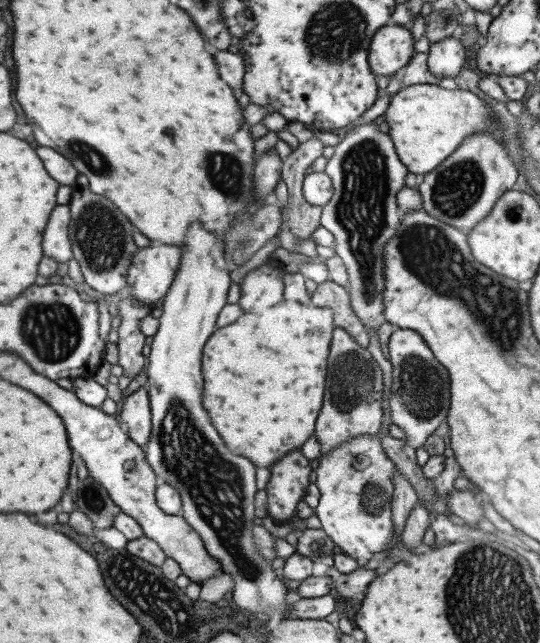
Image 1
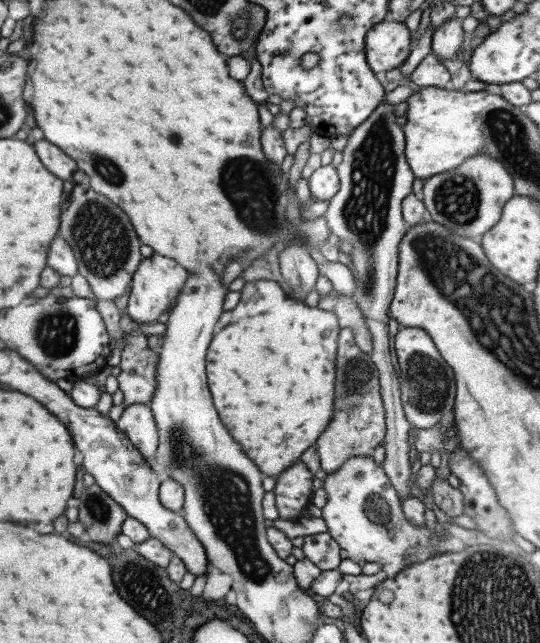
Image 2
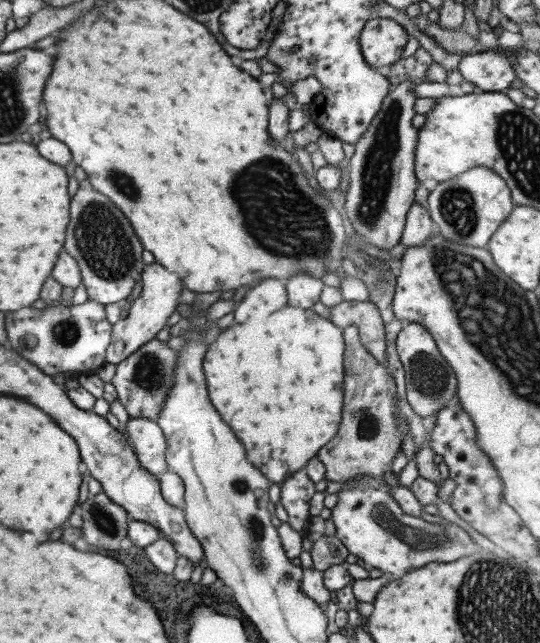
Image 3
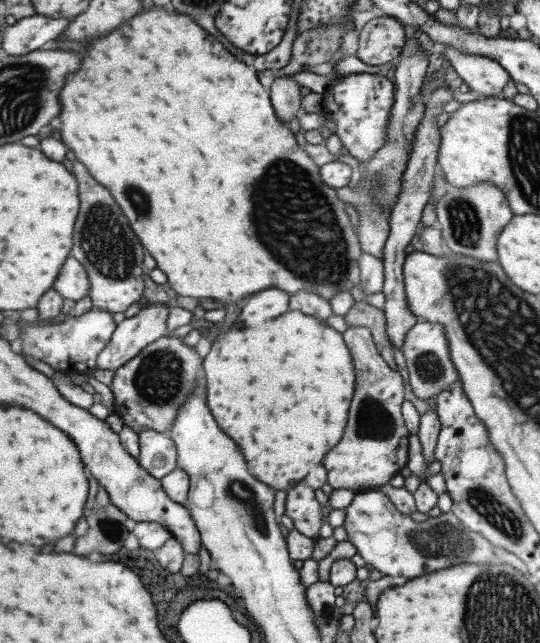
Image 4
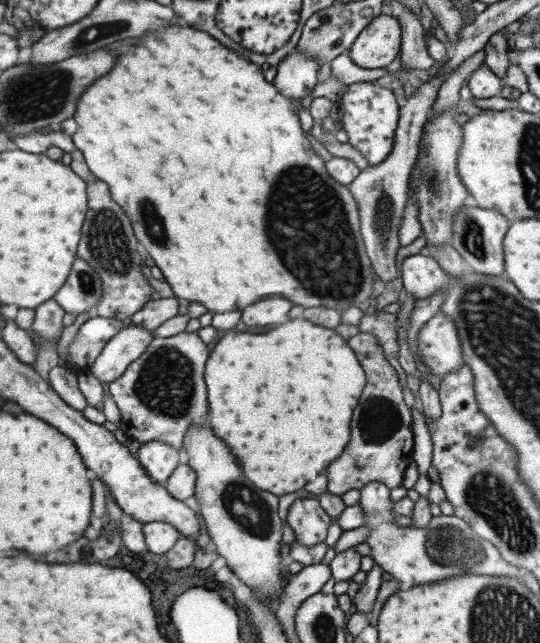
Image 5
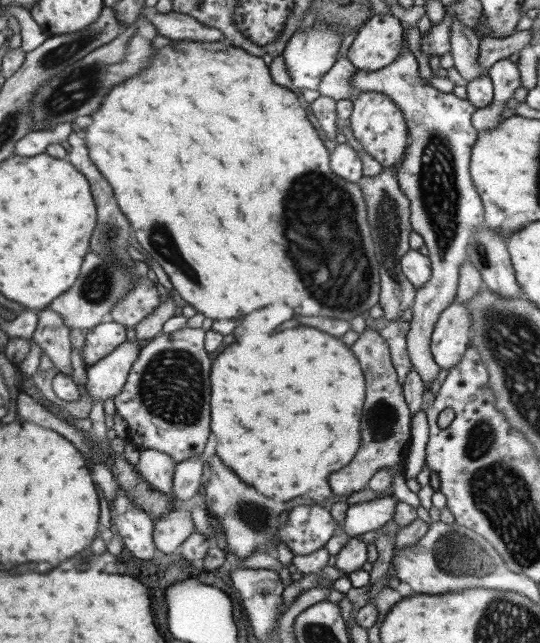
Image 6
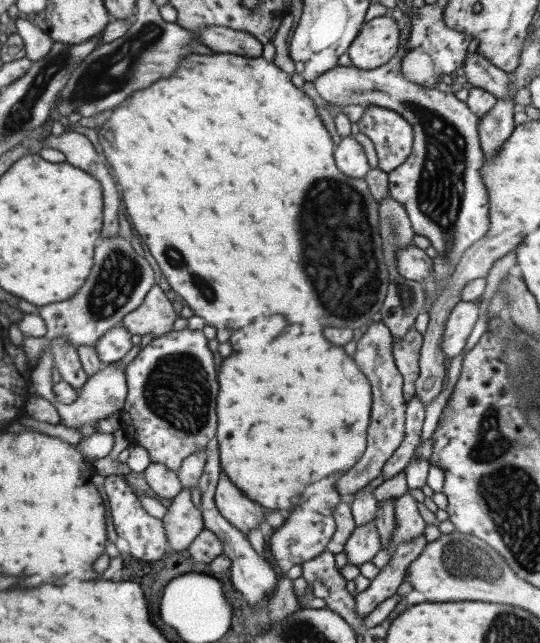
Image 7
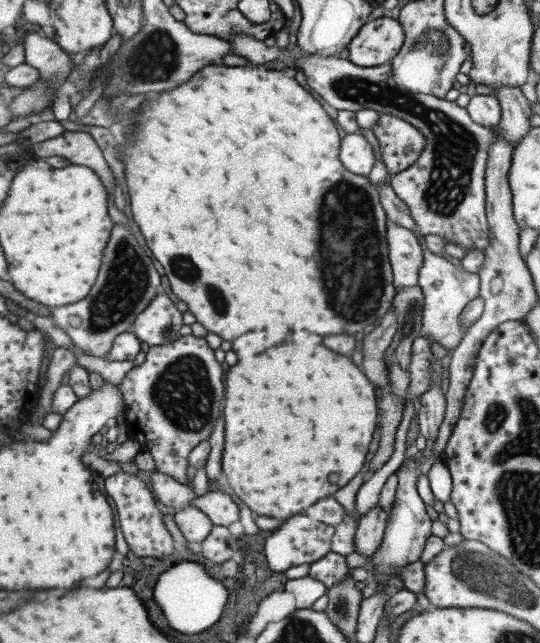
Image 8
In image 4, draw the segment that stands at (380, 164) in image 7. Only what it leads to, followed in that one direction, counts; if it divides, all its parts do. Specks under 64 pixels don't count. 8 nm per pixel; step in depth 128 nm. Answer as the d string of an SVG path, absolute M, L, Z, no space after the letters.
M349 73L329 81L321 94L321 114L335 123L335 135L348 154L367 163L386 142L387 124L393 106L393 83L375 73Z

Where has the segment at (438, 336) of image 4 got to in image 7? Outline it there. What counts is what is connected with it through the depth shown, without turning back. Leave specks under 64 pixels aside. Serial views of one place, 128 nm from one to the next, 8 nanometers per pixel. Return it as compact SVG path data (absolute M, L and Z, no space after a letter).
M458 301L445 320L441 349L446 357L457 356L477 320L477 302Z

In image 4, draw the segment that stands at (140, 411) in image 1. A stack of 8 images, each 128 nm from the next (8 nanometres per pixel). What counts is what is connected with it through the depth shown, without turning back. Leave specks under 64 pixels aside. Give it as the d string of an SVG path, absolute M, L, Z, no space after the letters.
M143 428L137 432L139 453L136 461L153 478L160 479L175 466L175 445L168 434Z

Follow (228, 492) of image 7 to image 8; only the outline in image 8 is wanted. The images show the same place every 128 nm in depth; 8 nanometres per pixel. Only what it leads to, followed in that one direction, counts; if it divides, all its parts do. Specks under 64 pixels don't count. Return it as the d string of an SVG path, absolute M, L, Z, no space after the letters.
M223 490L207 491L191 503L203 512L213 525L226 527L231 522L239 520L237 505Z

